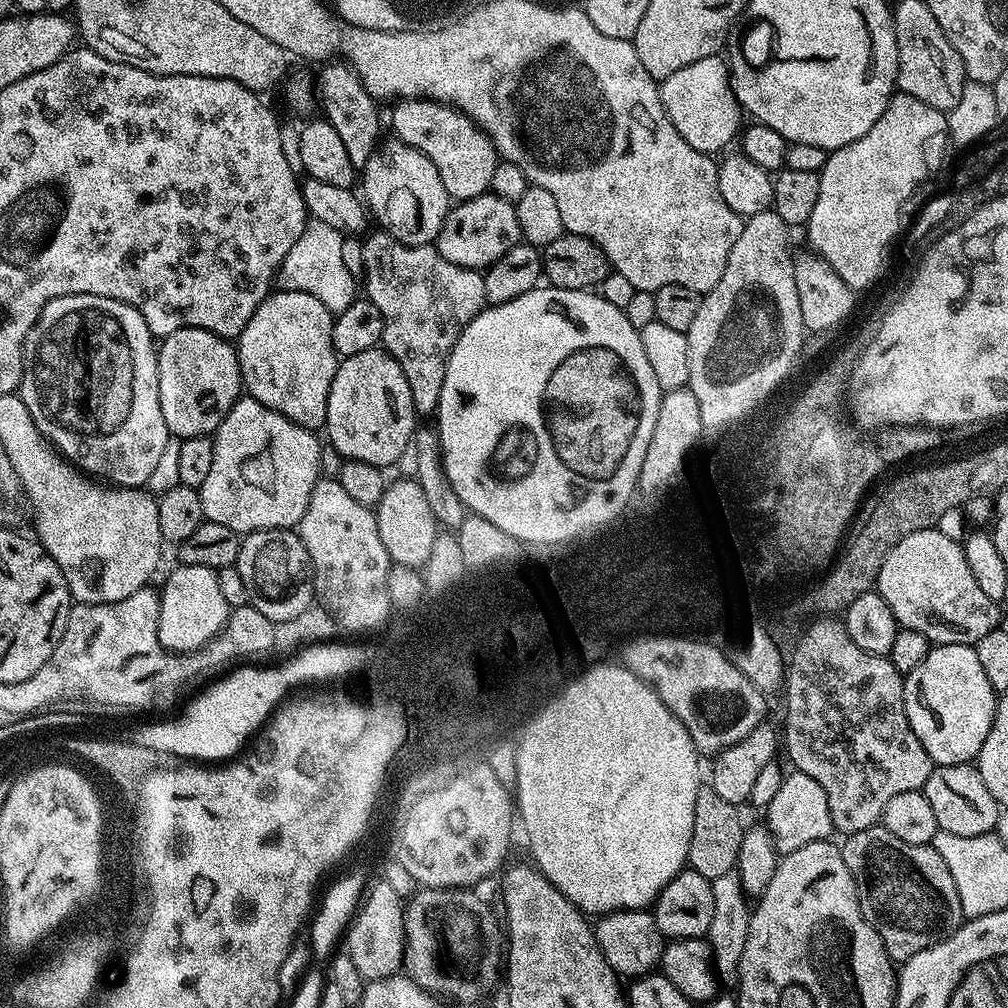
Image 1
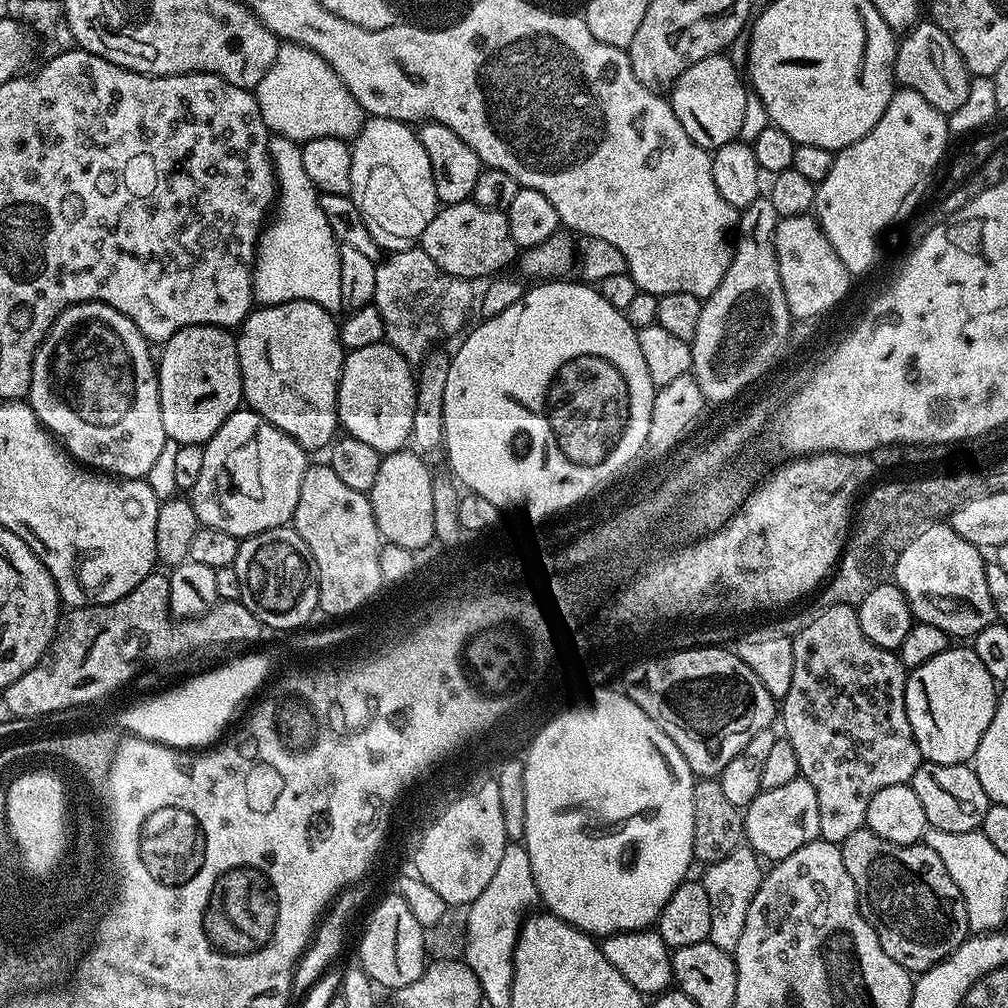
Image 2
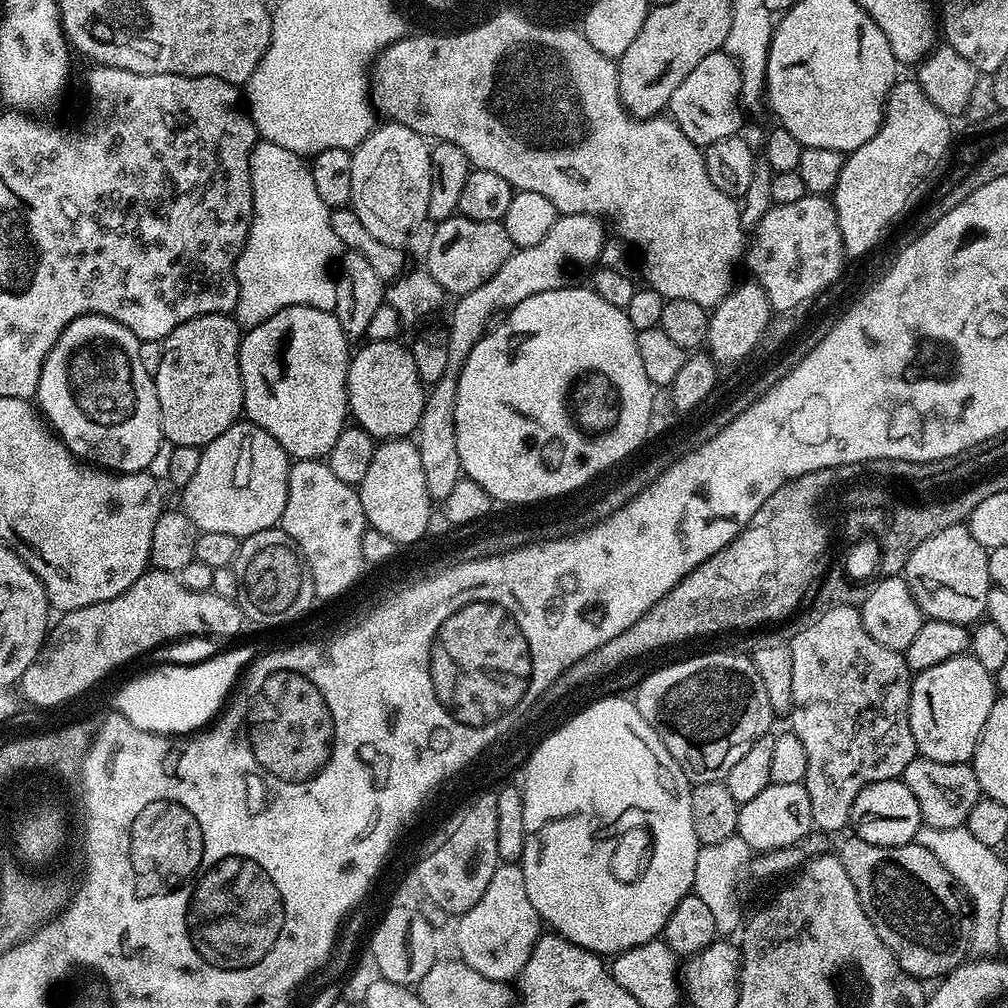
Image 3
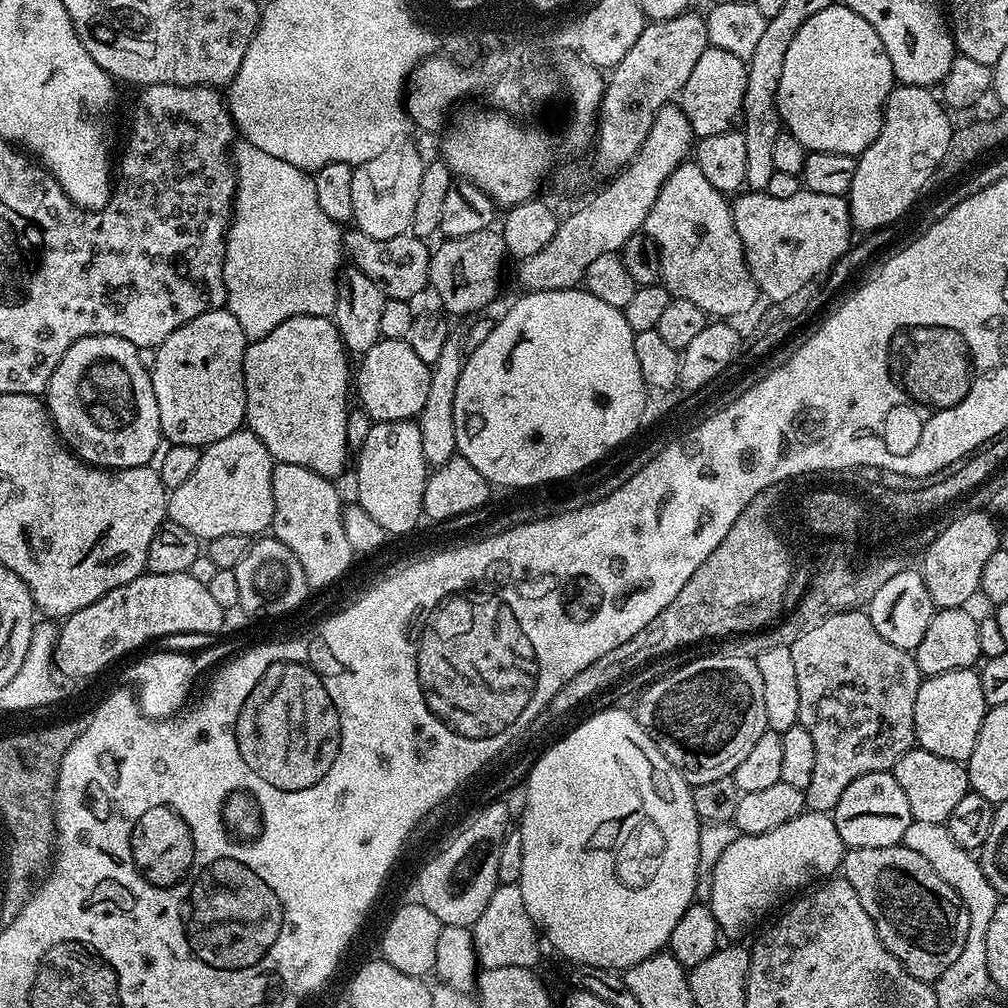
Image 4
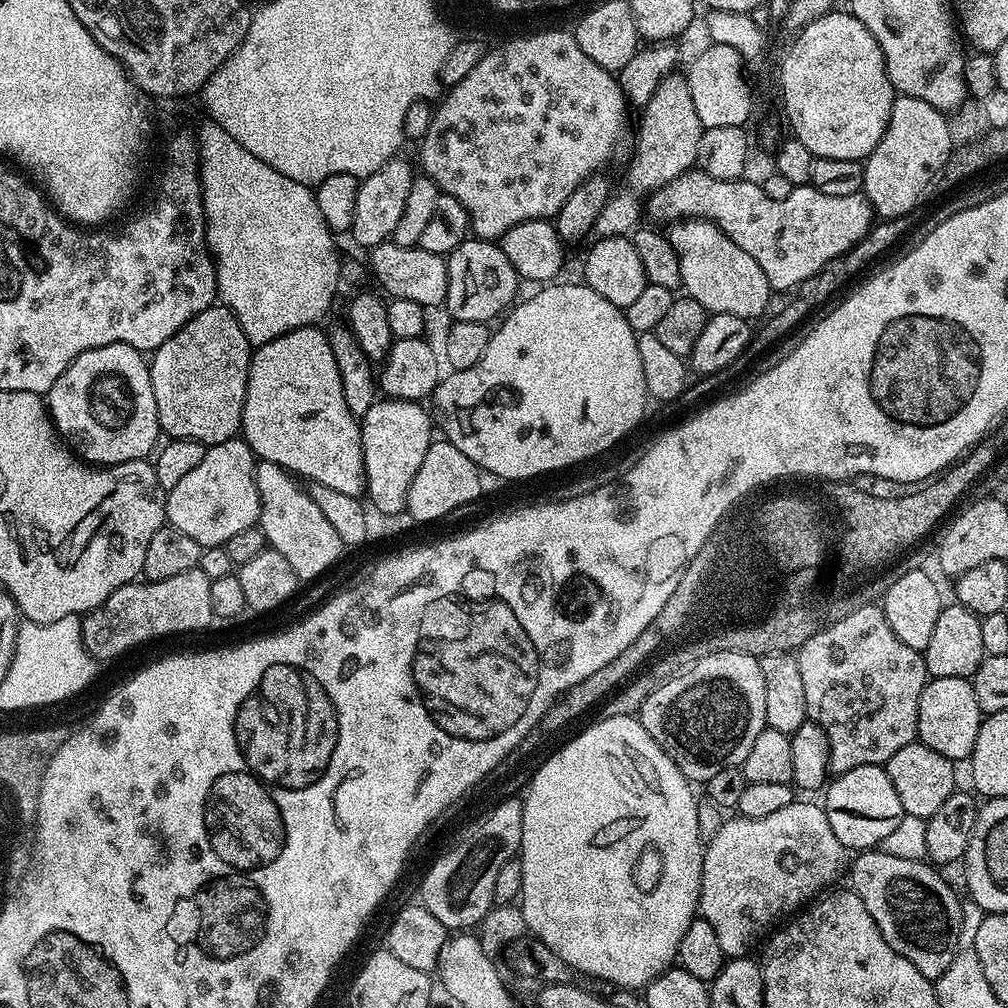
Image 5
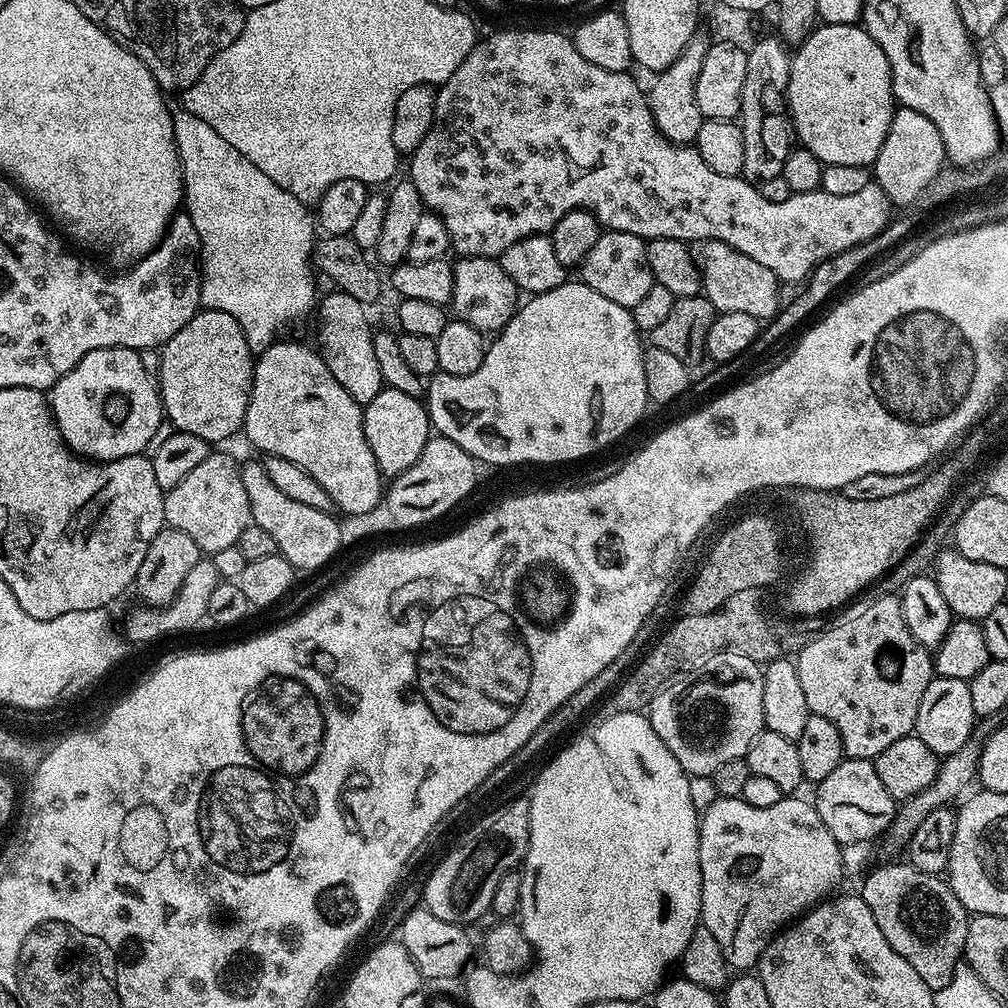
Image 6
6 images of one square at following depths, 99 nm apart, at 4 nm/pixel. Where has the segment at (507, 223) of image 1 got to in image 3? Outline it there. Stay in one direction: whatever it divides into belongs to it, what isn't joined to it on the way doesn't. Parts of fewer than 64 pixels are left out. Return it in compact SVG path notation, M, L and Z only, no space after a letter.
M457 214L439 221L433 228L436 229L433 230L432 237L428 240L426 271L444 289L445 293L452 295L453 292L453 297L456 298L465 296L470 290L478 290L478 286L482 286L482 282L494 278L494 274L498 274L502 262L506 262L506 258L510 258L510 254L514 251L514 245L510 242L510 234L506 234L503 223L498 220L482 222Z

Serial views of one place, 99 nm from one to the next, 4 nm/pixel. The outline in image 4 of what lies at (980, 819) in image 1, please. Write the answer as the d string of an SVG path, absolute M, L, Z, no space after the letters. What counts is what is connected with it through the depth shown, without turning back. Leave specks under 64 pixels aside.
M919 746L902 754L890 771L898 786L902 786L902 794L906 794L912 819L918 822L947 824L950 814L954 814L954 806L970 791L968 770L961 761L938 758L938 754L930 754L930 750Z

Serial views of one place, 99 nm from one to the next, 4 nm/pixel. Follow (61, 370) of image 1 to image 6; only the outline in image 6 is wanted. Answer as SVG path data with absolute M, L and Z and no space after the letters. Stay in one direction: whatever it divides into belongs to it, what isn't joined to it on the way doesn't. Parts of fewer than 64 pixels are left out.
M99 348L98 350L90 350L90 354L86 354L76 363L74 370L67 372L66 375L50 389L52 416L56 420L56 425L62 434L62 438L68 443L68 447L71 448L77 456L87 458L92 462L107 462L117 460L118 458L126 458L127 456L139 456L145 451L144 447L146 447L148 443L151 445L153 441L157 439L156 431L159 430L160 423L163 425L166 420L164 404L160 400L160 390L153 373L152 376L148 373L148 368L144 365L144 360L140 356L143 355L134 348Z

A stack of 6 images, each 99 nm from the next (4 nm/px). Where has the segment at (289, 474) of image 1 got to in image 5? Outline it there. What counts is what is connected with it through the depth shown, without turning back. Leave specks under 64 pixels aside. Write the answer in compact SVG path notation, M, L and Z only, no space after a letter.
M242 438L207 445L202 454L202 462L198 462L198 466L190 470L190 474L183 476L178 481L178 486L167 489L164 501L164 515L167 523L173 528L182 530L182 534L194 538L194 542L198 542L201 548L222 546L241 530L257 527L260 518L260 499L256 485L257 459Z

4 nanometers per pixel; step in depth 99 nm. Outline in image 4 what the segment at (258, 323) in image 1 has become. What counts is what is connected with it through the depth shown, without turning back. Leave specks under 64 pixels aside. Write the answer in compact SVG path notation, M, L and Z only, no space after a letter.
M295 316L286 322L282 322L282 326L274 326L274 330L270 330L270 334L266 334L266 338L251 341L248 349L244 352L244 389L246 390L246 421L247 431L253 432L262 442L262 446L266 446L266 450L273 458L273 461L282 464L293 464L294 466L306 466L306 470L314 470L314 474L322 474L329 478L337 478L344 472L344 463L349 463L350 449L346 438L346 420L350 409L350 368L348 372L349 353L344 347L342 338L338 334L335 323L327 316Z

